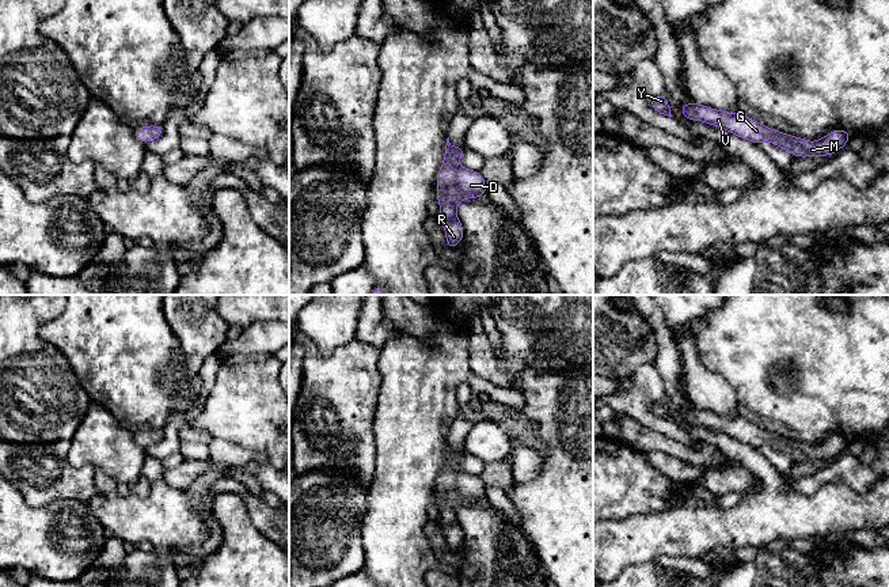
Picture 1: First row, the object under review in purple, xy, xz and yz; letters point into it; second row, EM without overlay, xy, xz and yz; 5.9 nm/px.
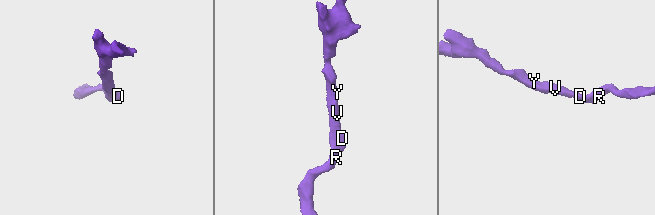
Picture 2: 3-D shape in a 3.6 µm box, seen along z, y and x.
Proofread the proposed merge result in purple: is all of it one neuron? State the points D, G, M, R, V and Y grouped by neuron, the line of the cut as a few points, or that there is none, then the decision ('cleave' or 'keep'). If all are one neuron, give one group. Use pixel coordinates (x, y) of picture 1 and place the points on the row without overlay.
D G M R V Y; no cut; keep

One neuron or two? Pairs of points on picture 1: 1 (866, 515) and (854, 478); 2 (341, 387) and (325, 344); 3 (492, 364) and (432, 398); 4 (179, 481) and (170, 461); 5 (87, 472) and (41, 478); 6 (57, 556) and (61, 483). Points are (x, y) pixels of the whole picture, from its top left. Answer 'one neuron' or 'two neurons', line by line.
1: two neurons
2: two neurons
3: two neurons
4: two neurons
5: one neuron
6: two neurons

